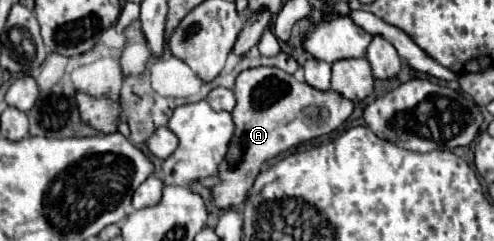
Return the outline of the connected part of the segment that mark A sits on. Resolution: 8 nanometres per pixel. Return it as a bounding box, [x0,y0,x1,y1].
[211,66,355,210]

